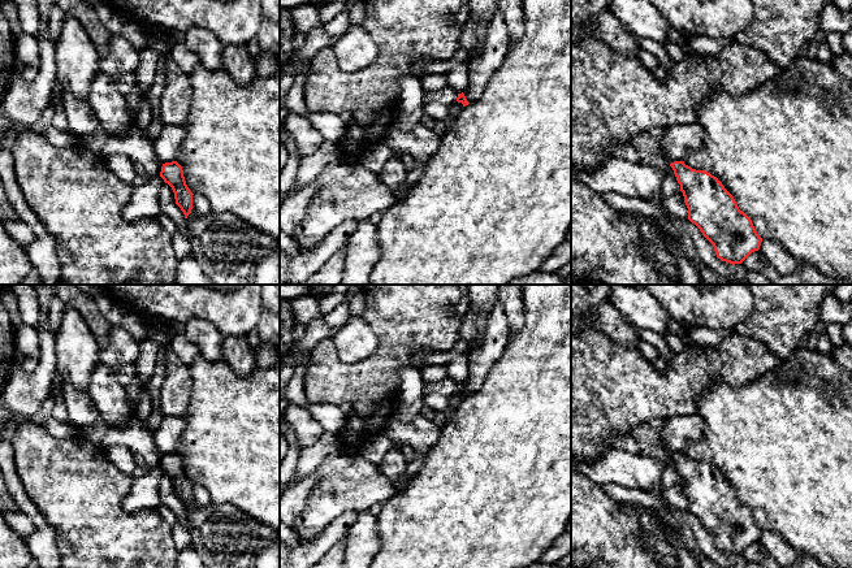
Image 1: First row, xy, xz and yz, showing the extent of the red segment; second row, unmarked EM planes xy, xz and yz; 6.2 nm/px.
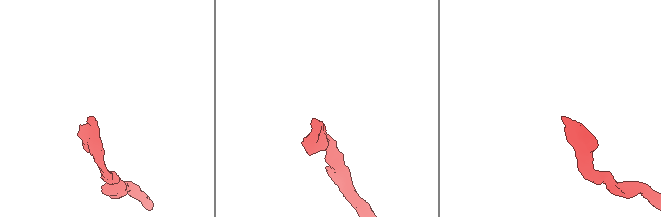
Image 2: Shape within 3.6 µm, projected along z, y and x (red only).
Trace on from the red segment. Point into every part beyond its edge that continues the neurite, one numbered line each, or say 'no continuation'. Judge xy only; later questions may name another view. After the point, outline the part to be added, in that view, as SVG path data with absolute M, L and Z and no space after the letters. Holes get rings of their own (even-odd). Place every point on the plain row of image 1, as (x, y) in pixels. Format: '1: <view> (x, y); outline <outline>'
1: xy (133, 434); outline M137 415L124 425L105 425L99 420L79 428L79 435L104 450L112 446L127 447L137 465L146 472L161 463L163 454L156 448L153 432Z

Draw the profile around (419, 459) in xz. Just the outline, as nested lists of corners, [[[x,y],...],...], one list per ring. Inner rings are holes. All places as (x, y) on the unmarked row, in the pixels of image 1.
[[[415,454],[414,459],[406,464],[406,474],[405,478],[408,481],[411,477],[414,477],[418,471],[424,465],[427,459],[427,455],[423,454]]]

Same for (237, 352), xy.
[[[224,337],[222,360],[239,376],[251,373],[255,365],[254,348],[246,337]]]

